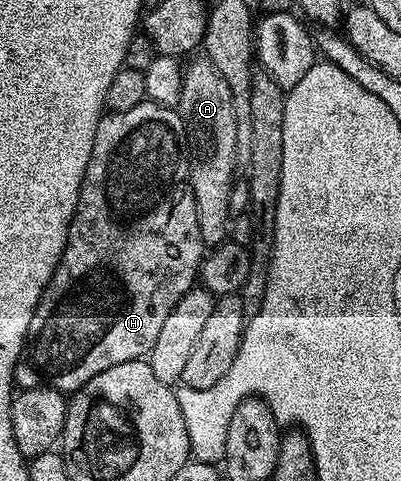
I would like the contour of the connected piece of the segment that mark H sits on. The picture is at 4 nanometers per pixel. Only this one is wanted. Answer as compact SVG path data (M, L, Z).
M148 100L135 104L135 108L127 108L127 112L109 112L101 117L95 132L95 144L91 148L91 160L87 160L85 175L81 181L81 191L73 219L69 225L67 244L63 248L63 256L35 308L35 316L31 316L29 336L27 339L27 358L37 365L44 381L55 390L76 392L87 380L99 376L99 372L107 372L107 368L115 368L115 364L123 364L127 360L145 358L155 344L155 338L162 331L163 320L171 315L175 304L185 293L195 286L201 269L201 259L205 257L207 247L200 238L199 224L196 222L196 208L193 194L189 189L189 160L185 144L185 129L180 113L174 107L155 104Z

